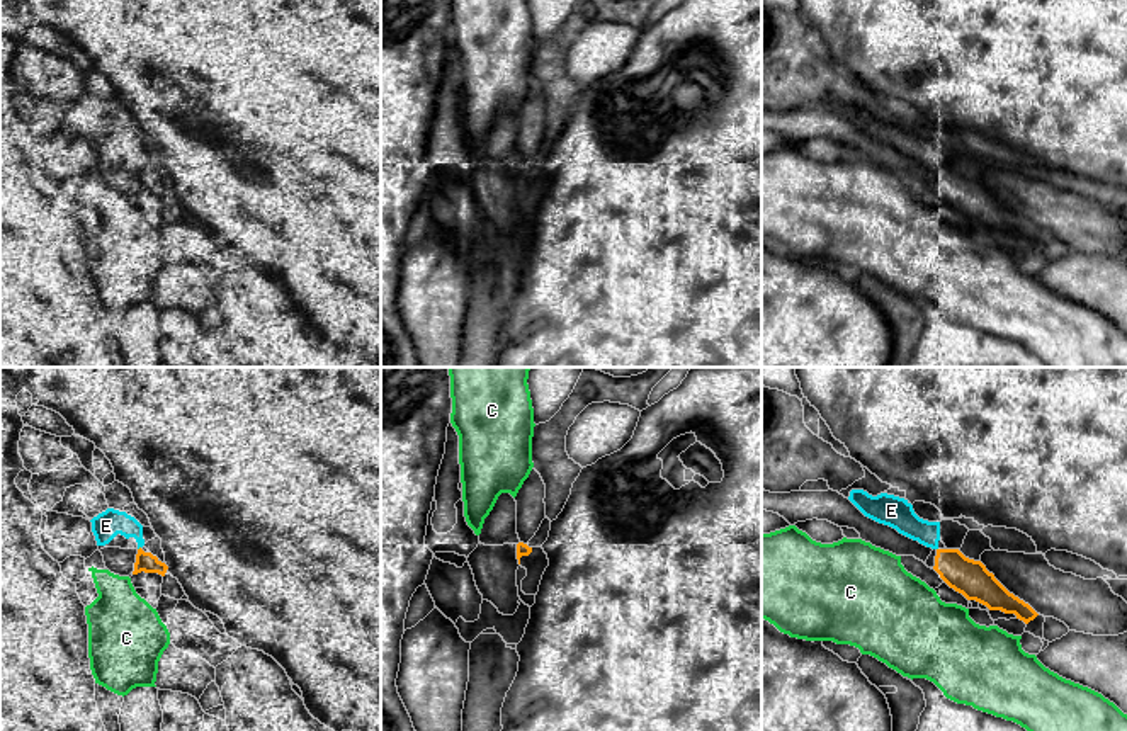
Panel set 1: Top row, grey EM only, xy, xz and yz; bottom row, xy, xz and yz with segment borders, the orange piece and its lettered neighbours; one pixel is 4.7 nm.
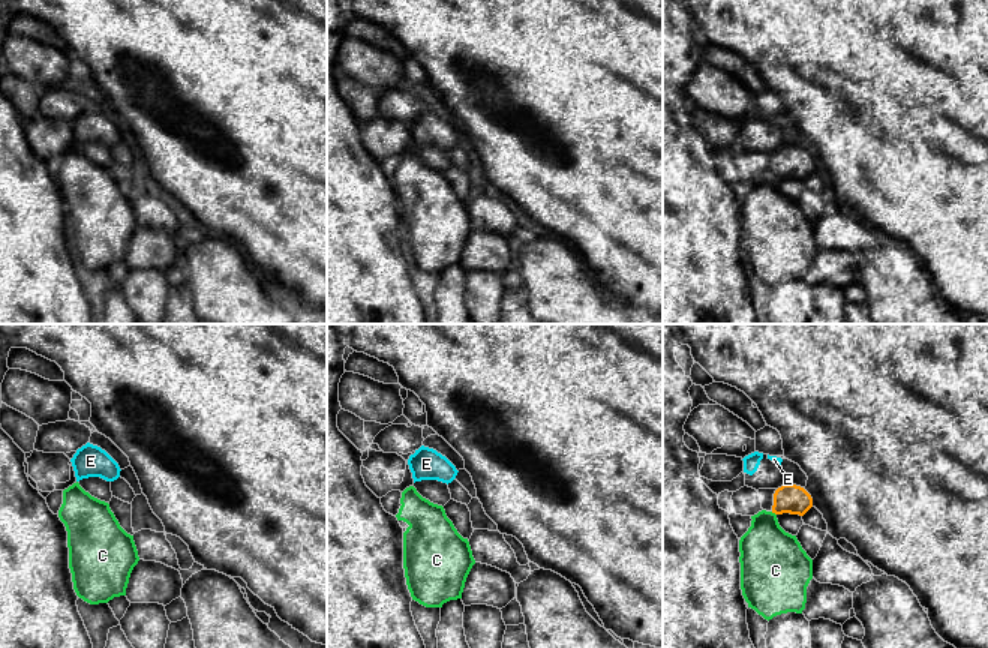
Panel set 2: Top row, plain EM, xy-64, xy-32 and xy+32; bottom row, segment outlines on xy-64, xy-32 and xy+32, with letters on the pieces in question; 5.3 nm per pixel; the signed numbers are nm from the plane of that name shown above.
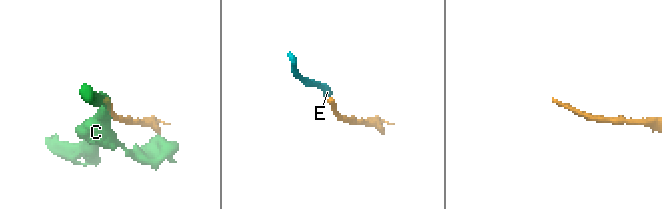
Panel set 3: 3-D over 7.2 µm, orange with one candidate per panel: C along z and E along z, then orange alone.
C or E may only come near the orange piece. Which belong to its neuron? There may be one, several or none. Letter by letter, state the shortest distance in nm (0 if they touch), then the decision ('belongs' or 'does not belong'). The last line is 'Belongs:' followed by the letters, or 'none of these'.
C: 30 nm | does not belong
E: 0 nm | belongs
Belongs: E

